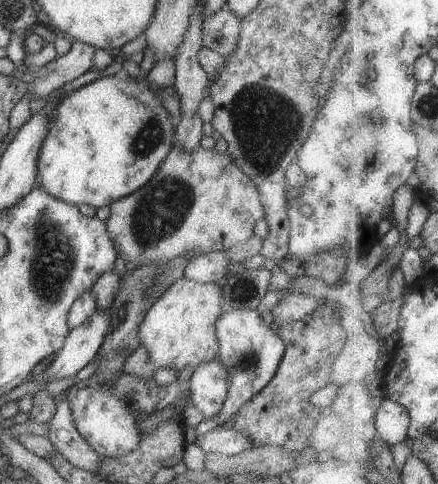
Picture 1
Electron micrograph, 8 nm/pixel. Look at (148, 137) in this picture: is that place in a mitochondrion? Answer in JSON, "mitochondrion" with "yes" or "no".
{"mitochondrion":"yes"}

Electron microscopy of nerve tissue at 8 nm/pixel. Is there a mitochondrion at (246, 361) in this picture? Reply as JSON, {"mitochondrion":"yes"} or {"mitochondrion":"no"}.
{"mitochondrion":"yes"}

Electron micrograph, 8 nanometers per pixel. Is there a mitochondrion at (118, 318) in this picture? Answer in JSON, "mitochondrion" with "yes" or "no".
{"mitochondrion":"no"}

